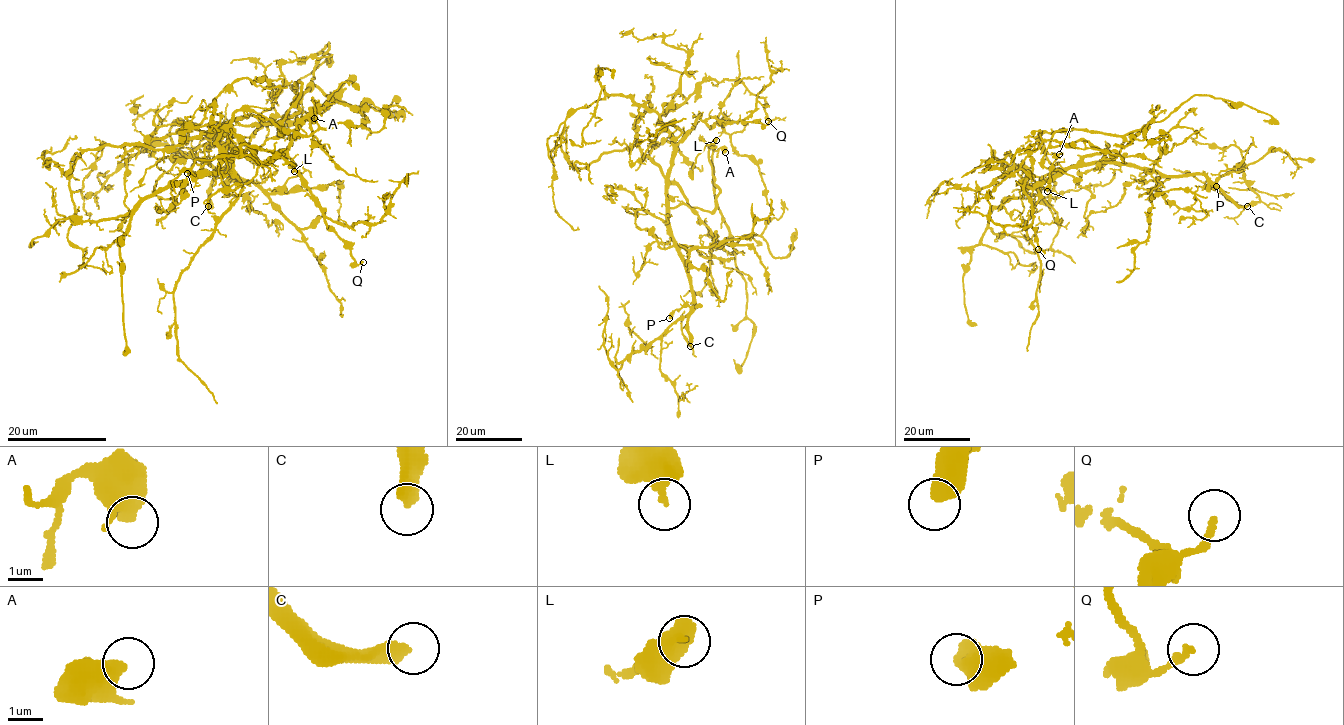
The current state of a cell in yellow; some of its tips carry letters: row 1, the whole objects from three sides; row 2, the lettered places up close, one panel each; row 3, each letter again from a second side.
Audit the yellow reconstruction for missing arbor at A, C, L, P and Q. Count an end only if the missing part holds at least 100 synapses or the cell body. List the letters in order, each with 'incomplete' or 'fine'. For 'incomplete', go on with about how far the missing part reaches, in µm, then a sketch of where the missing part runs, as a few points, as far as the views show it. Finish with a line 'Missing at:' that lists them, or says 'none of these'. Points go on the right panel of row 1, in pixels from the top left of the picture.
A: fine
C: incomplete | 160 µm
L: fine
P: fine
Q: fine
Missing at: C

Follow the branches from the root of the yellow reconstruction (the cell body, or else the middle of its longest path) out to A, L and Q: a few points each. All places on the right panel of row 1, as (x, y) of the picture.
A: (1100, 152), (1116, 154), (1079, 140), (1050, 146), (1042, 164), (1050, 166), (1059, 154)
L: (1100, 152), (1116, 154), (1101, 151), (1084, 140), (1050, 146), (1042, 163), (1049, 167), (1047, 191)
Q: (1100, 152), (1087, 155), (1032, 187), (1022, 182), (1038, 249)

